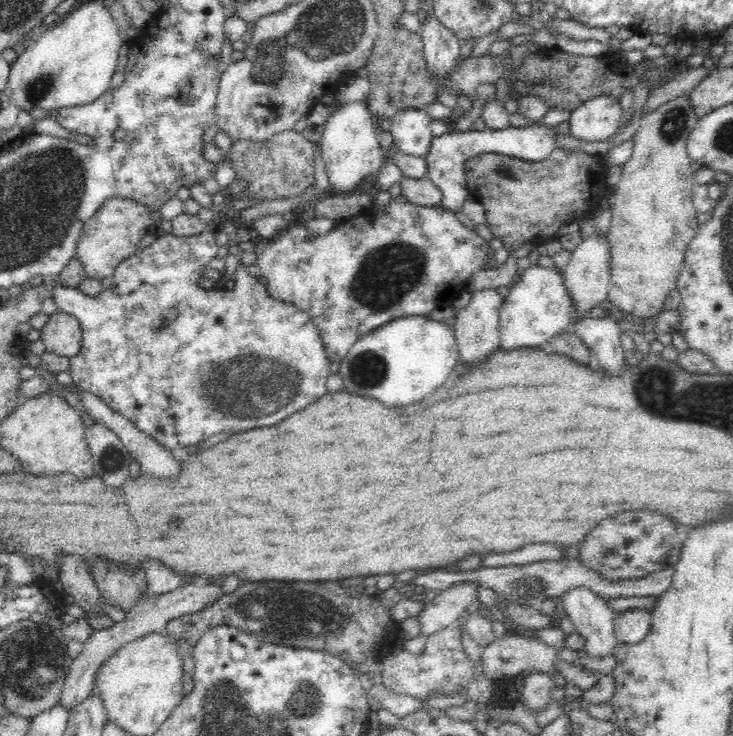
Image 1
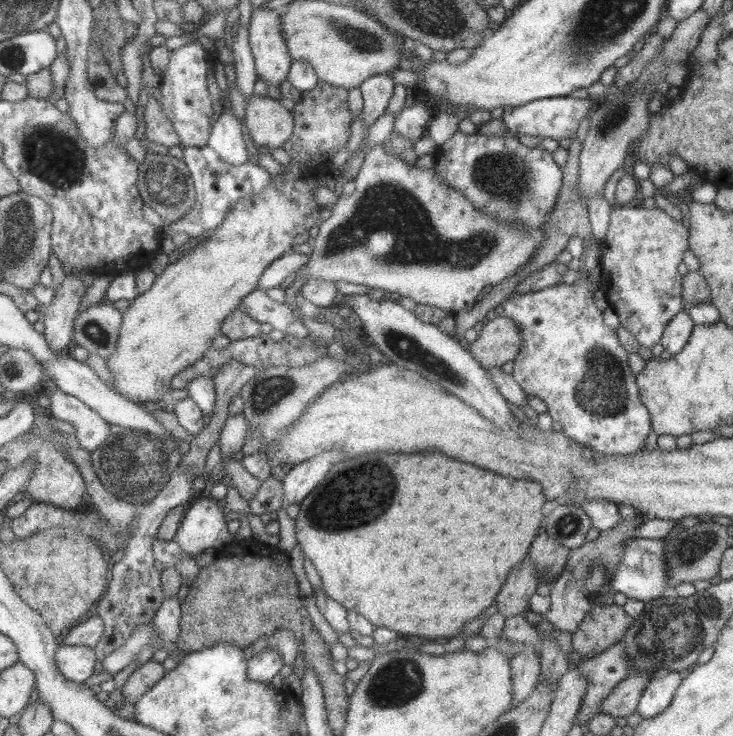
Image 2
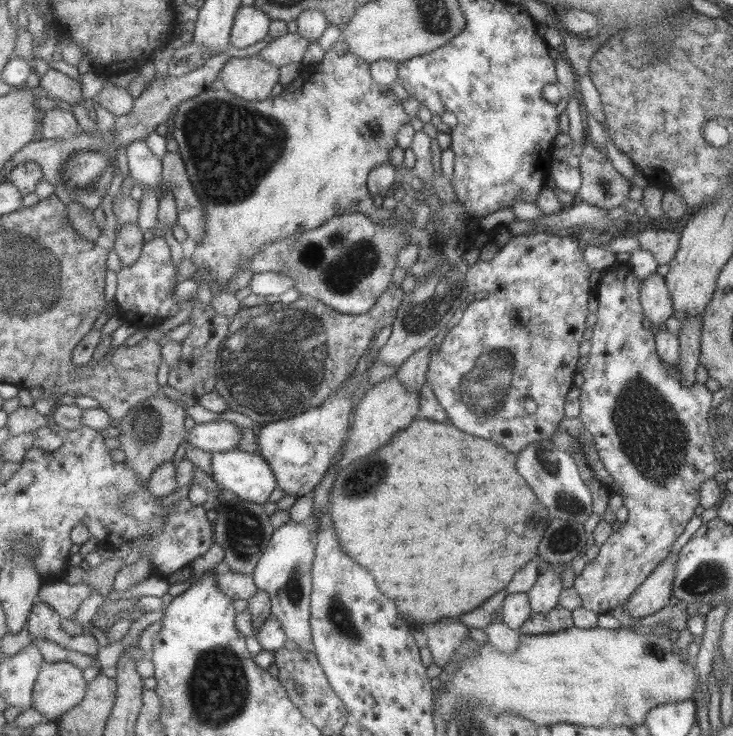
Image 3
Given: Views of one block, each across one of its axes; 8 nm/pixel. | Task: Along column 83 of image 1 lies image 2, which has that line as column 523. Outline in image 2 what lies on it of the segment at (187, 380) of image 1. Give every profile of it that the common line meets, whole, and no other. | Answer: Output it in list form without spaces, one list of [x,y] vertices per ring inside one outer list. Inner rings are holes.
[[[577,280],[574,284],[559,283],[538,291],[530,291],[524,294],[513,294],[508,297],[502,304],[504,317],[512,318],[521,328],[522,344],[516,358],[513,358],[512,379],[525,391],[528,396],[540,397],[546,405],[548,412],[552,416],[553,422],[560,422],[563,427],[563,432],[566,437],[590,447],[596,453],[600,452],[604,455],[633,455],[636,451],[644,449],[646,438],[652,432],[652,423],[650,422],[650,413],[646,405],[640,398],[640,390],[637,386],[637,377],[630,369],[628,363],[629,351],[624,349],[624,346],[618,341],[616,332],[604,323],[602,310],[599,310],[594,303],[594,294],[588,292],[587,285],[582,280]]]

